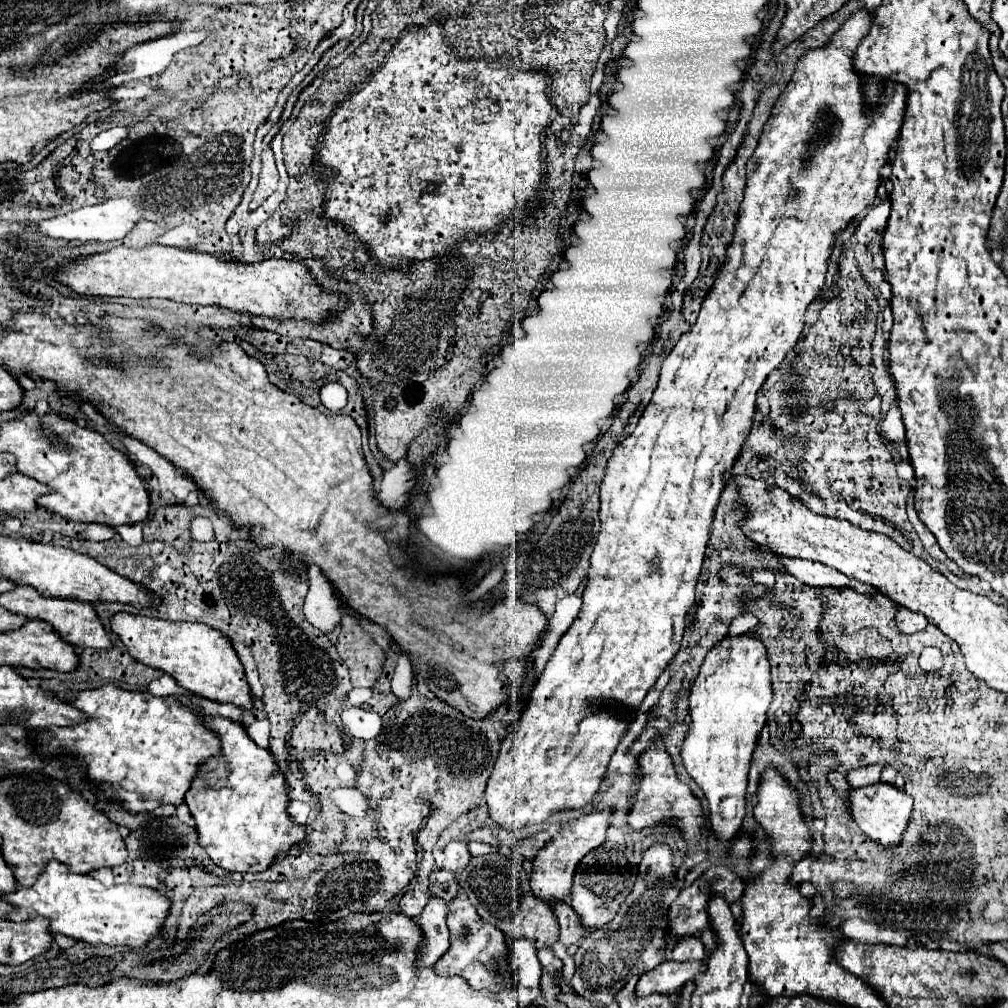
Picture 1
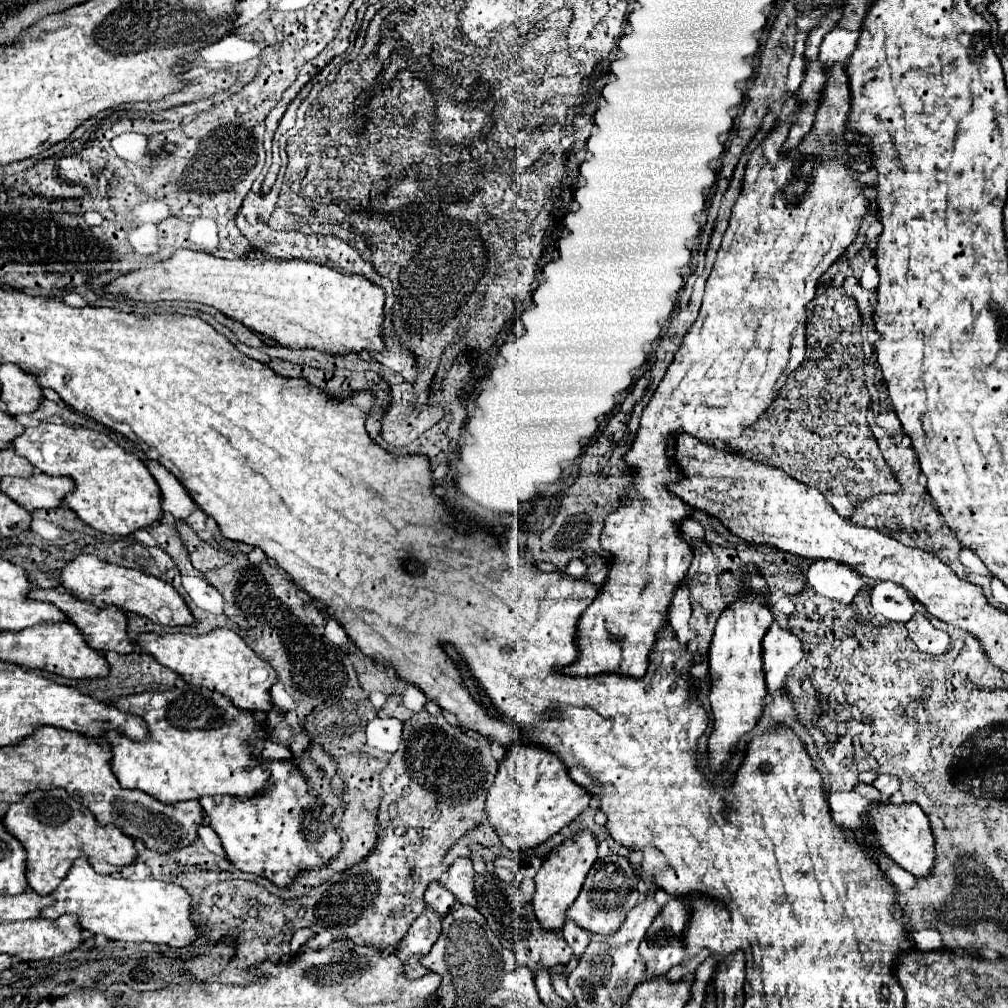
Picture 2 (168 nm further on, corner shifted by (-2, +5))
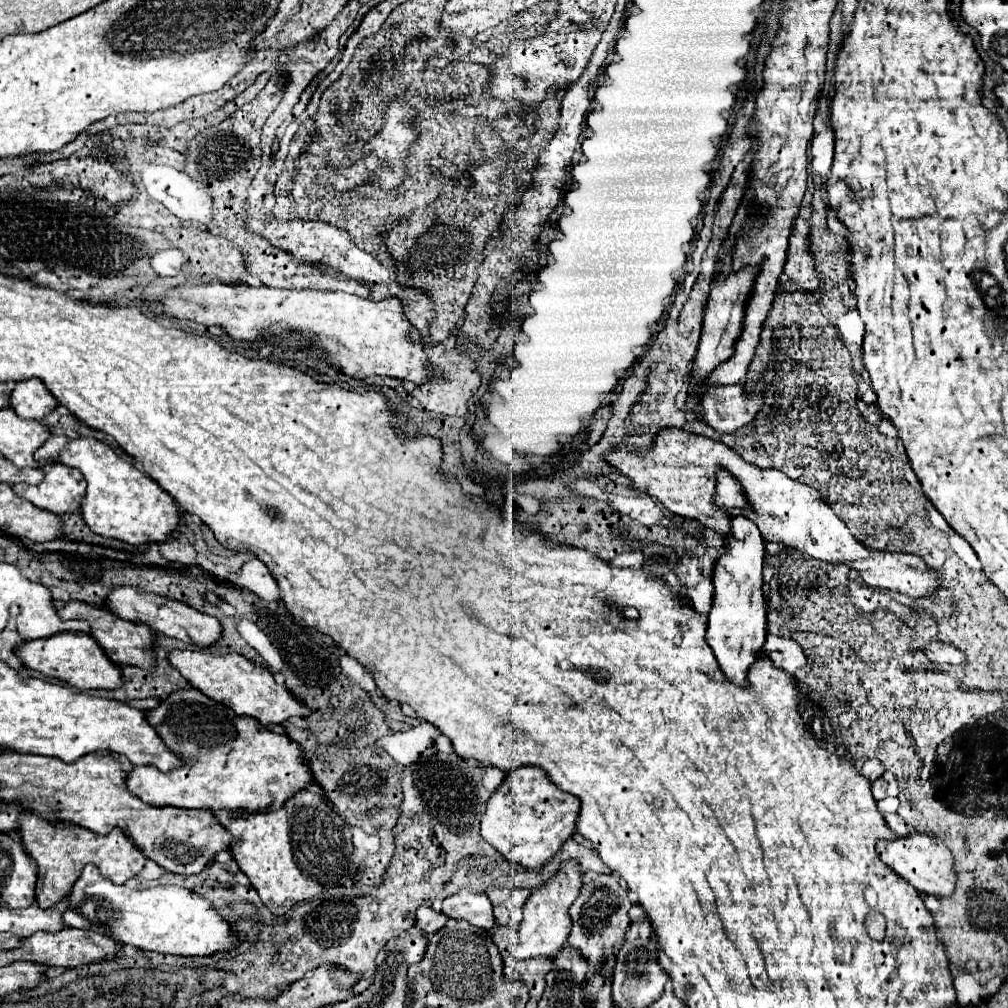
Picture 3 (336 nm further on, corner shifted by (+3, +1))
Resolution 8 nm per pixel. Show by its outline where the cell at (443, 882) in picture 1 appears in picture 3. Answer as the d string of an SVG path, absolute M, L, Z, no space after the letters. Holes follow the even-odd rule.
M423 905L417 909L417 917L415 917L419 929L425 933L425 935L431 935L431 933L437 933L445 923L445 915L443 913L437 913L433 911L429 905Z

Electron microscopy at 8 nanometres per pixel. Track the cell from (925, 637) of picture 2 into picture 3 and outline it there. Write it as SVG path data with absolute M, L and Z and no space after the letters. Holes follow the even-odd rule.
M933 641L933 643L929 643L923 649L923 653L933 663L949 663L949 665L961 665L961 663L965 663L965 655L961 651L957 651L957 647L953 647L951 643L945 643L945 641Z

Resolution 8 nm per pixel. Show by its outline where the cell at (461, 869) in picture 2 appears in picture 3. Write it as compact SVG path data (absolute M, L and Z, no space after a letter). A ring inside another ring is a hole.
M461 889L457 895L451 895L443 901L443 913L451 919L463 919L489 931L495 925L491 901L487 895L471 893L469 889Z

